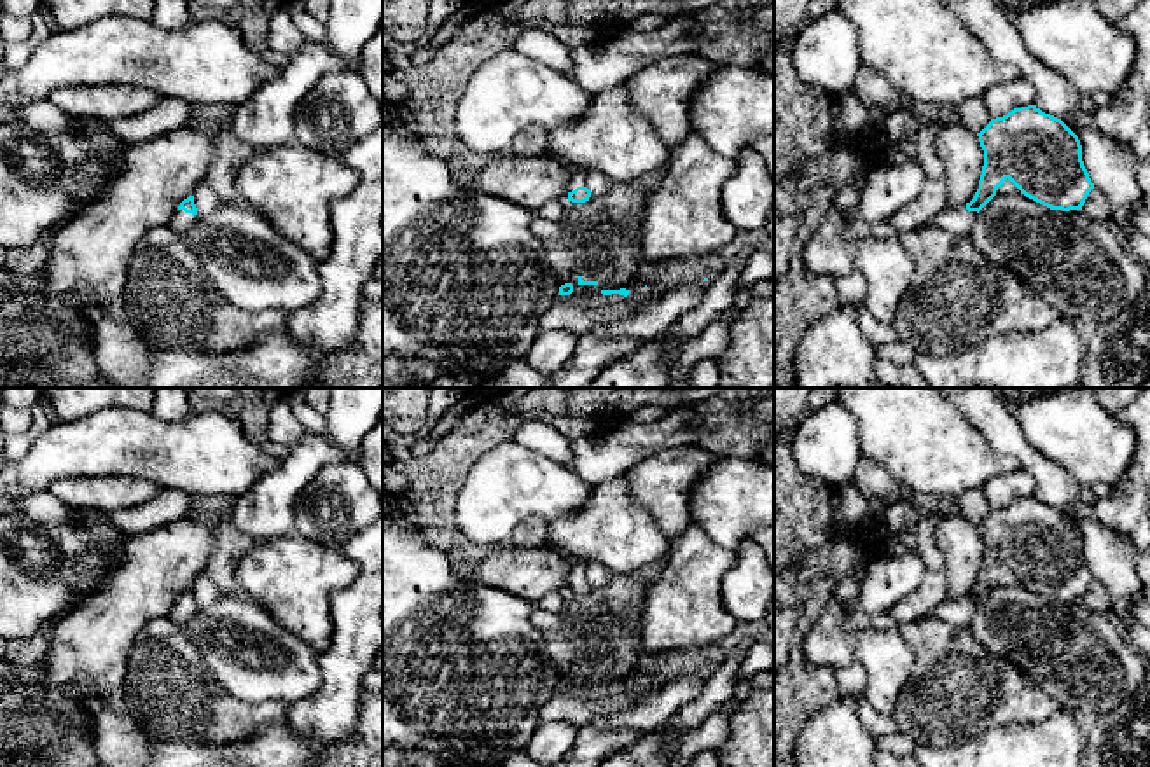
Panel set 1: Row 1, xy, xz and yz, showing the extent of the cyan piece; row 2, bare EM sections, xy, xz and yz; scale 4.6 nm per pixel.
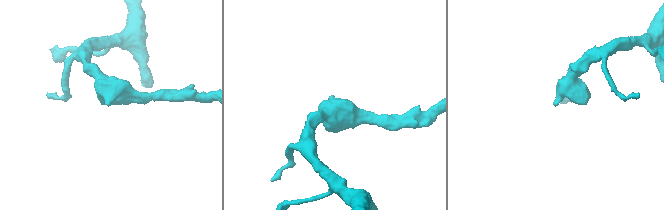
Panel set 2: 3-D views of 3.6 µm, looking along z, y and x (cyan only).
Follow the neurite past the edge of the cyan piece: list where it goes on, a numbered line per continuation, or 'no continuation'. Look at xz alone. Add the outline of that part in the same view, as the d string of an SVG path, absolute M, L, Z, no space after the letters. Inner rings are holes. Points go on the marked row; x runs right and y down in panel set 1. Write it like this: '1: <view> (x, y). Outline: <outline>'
1: xz (577, 177). Outline: M563 164L568 173L570 173L570 180L568 180L568 192L575 190L577 187L587 187L585 183L585 171L582 171L577 166L572 164Z

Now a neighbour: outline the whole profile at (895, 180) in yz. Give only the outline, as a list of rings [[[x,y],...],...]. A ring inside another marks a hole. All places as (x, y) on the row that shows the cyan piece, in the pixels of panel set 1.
[[[888,149],[869,171],[860,190],[856,217],[867,225],[888,224],[925,187],[928,176],[923,166],[900,150]]]

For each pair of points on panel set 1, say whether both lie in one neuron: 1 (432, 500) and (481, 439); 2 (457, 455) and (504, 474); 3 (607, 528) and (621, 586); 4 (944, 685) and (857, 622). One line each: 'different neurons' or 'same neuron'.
1: same neuron
2: different neurons
3: different neurons
4: same neuron

